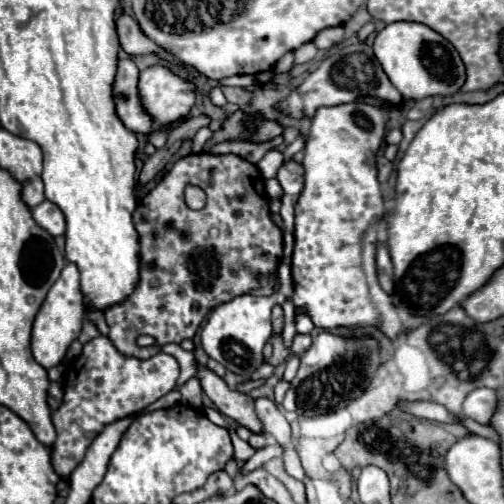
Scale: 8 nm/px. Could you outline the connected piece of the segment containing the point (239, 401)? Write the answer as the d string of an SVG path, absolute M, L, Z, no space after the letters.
M197 365L195 375L205 389L205 395L213 401L213 405L239 425L245 425L253 433L261 433L261 421L255 415L253 399L237 389L231 389L219 375L215 375L209 367Z

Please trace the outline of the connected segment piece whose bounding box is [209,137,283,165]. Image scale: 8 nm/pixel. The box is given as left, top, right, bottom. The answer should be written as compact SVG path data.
M275 137L273 141L269 143L251 143L251 141L225 141L225 143L217 143L213 145L213 149L209 153L215 153L215 155L227 155L227 153L233 153L233 155L239 155L241 159L247 159L249 163L257 165L259 159L271 151L273 147L279 147L283 143L283 137Z

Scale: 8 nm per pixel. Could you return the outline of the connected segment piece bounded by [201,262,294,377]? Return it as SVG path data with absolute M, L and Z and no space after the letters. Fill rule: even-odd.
M280 262L277 274L277 293L268 297L239 295L229 303L221 303L211 311L207 323L201 329L201 347L205 349L205 353L241 377L249 377L263 363L263 345L271 337L271 307L283 305L287 299L293 297L291 266Z

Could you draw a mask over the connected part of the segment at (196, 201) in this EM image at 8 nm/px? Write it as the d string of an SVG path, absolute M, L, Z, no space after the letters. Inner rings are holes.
M189 185L185 191L185 201L191 209L199 210L206 204L206 194L200 187Z

